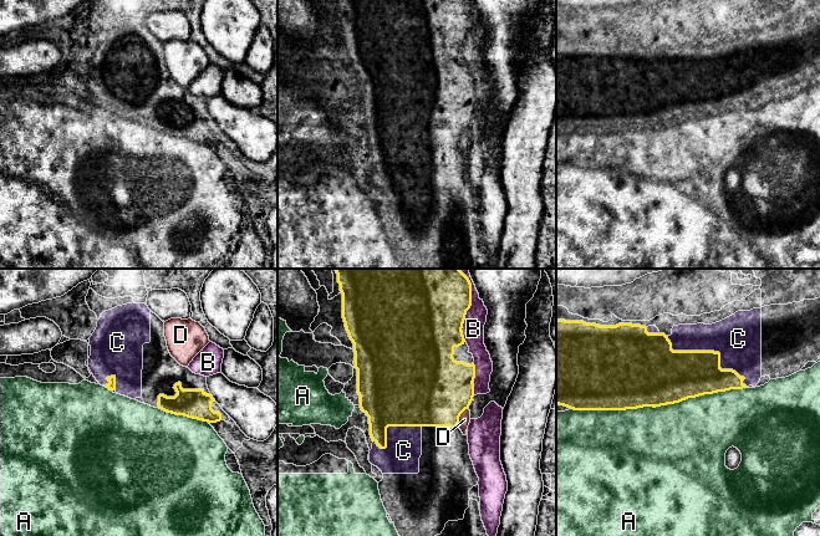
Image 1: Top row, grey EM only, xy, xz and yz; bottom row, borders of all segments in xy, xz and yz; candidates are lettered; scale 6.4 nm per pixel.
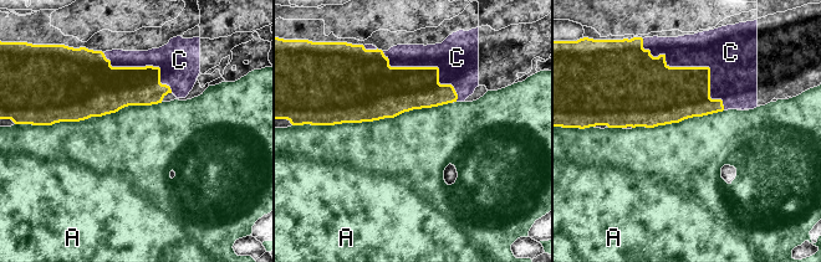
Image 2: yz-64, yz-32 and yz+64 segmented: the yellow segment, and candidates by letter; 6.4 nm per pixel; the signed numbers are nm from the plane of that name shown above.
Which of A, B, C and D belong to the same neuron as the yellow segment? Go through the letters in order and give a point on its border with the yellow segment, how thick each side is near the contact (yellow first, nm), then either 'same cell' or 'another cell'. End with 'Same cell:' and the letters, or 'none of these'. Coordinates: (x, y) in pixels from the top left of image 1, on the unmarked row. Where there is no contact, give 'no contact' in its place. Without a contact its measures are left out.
A: contact yz (658, 127); calibres 460 and 500 nm; another cell
B: contact xz (468, 30); calibres 440 and 140 nm; another cell
C: contact yz (713, 72); calibres 320 and 300 nm; same cell
D: contact xz (459, 137); calibres 480 and 80 nm; another cell
Same cell: C

